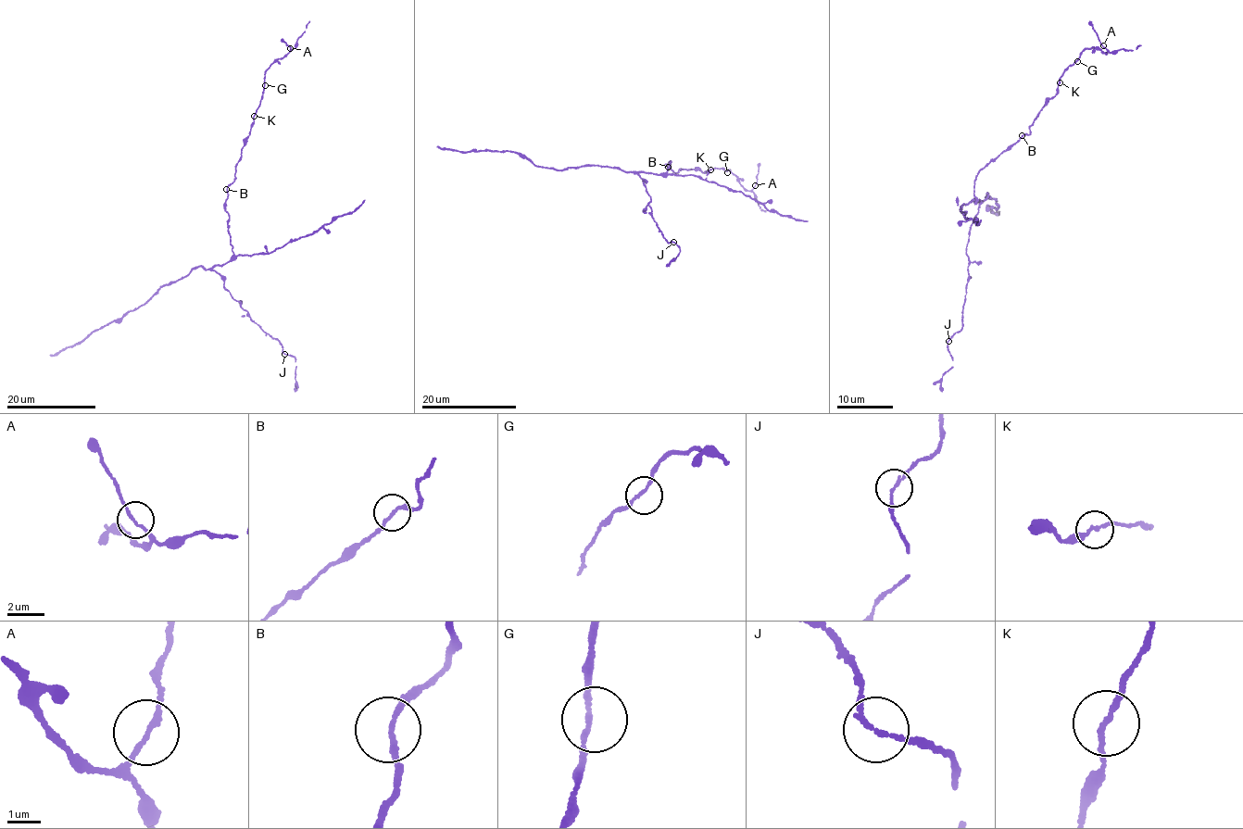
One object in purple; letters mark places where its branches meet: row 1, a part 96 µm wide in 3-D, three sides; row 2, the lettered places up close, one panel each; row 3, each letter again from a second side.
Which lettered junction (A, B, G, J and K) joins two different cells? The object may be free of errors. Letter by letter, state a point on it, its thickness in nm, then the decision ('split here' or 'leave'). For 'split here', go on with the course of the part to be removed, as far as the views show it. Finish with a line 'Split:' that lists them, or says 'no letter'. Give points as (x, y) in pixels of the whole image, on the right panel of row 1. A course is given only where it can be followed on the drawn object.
A: at (1103, 45); 130 nm thick; leave
B: at (1022, 135); 150 nm thick; leave
G: at (1077, 61); 140 nm thick; leave
J: at (948, 341); 140 nm thick; leave
K: at (1060, 82); 150 nm thick; leave
Split: no letter

